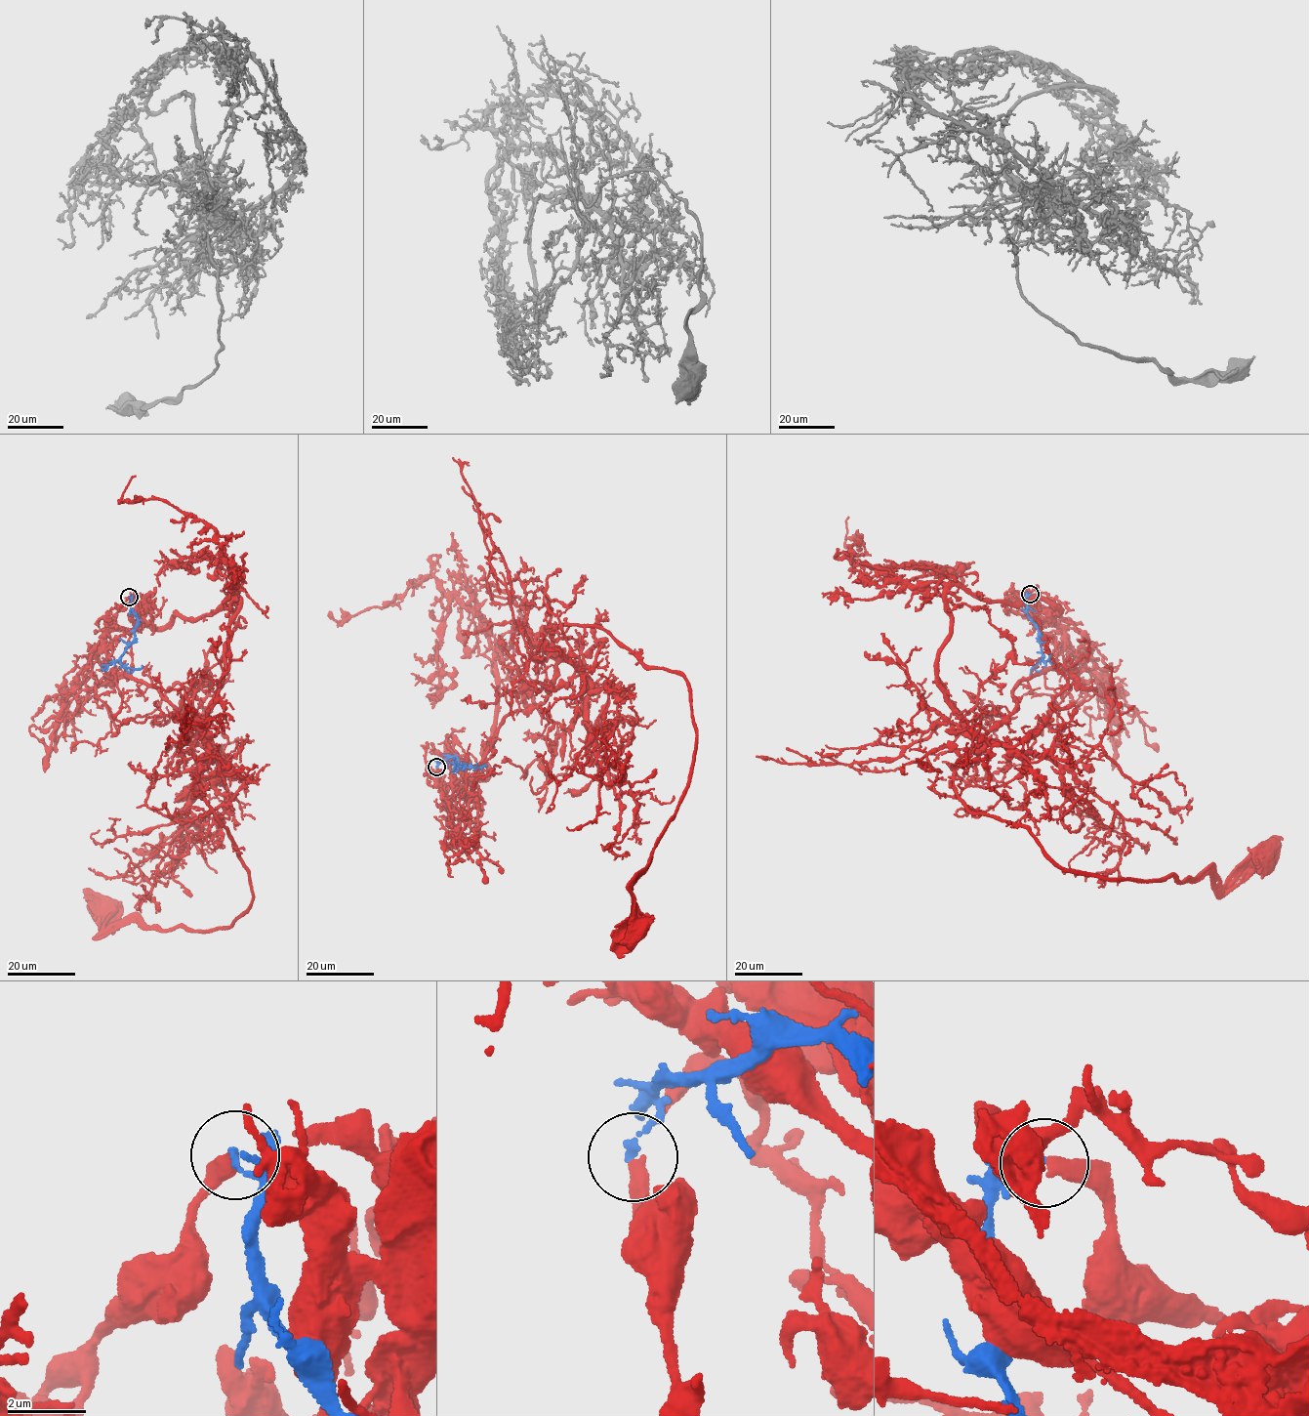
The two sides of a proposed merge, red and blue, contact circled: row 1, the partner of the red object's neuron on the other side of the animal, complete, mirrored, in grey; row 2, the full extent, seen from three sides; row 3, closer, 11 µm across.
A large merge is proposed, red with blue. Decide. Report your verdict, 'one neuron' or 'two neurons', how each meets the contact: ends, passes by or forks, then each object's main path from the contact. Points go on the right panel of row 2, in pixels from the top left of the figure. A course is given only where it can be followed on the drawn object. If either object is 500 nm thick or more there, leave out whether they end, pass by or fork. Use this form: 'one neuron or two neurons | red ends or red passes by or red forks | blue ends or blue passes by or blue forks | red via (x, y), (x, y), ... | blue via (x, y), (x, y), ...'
two neurons | red ends | blue ends | red via (1031, 594), (1094, 676), (1022, 679), (957, 761), (966, 808), (1107, 878), (1225, 886), (1262, 855) | blue via (1030, 594), (1025, 598), (1026, 607), (1039, 631), (1043, 659), (1049, 660), (1050, 654)

